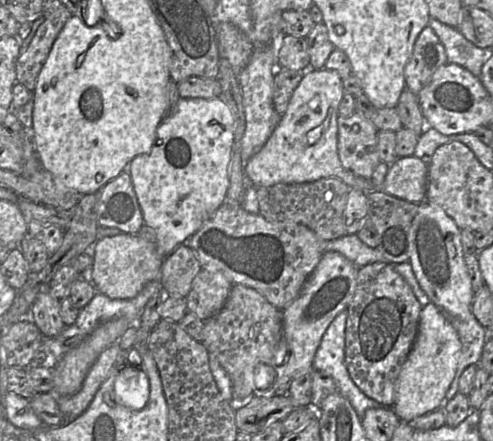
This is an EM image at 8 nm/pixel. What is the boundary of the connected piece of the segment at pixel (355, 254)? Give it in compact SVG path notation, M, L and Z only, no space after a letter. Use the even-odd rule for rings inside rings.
M356 234L345 235L331 241L324 241L324 251L339 252L357 267L374 262L385 262L385 258L378 248L367 246Z

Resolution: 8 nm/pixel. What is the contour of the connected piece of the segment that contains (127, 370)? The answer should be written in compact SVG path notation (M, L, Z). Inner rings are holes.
M135 365L123 367L114 384L115 401L128 409L142 410L149 400L149 379Z

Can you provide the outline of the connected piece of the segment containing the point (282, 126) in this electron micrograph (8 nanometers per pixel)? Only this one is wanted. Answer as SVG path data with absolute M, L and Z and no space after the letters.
M308 68L295 89L286 112L267 142L256 152L244 167L245 175L255 187L272 186L278 183L305 183L321 178L335 177L349 187L365 193L376 188L372 180L357 176L343 167L338 154L338 109L345 93L340 75L326 68Z

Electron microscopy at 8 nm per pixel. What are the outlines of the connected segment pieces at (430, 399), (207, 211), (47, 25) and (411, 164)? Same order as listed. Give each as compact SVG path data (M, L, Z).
M432 302L422 307L417 337L395 385L392 409L401 422L409 423L443 406L446 393L456 374L461 348L458 332L447 320L444 312Z
M180 97L174 112L156 129L151 150L129 164L128 173L144 223L155 230L157 249L164 258L198 232L225 202L235 130L233 113L220 97Z
M62 5L40 25L32 42L17 60L16 83L24 85L31 92L35 90L40 71L51 48L71 17L72 13Z
M415 155L397 158L390 164L384 183L376 190L409 201L426 201L429 165Z

